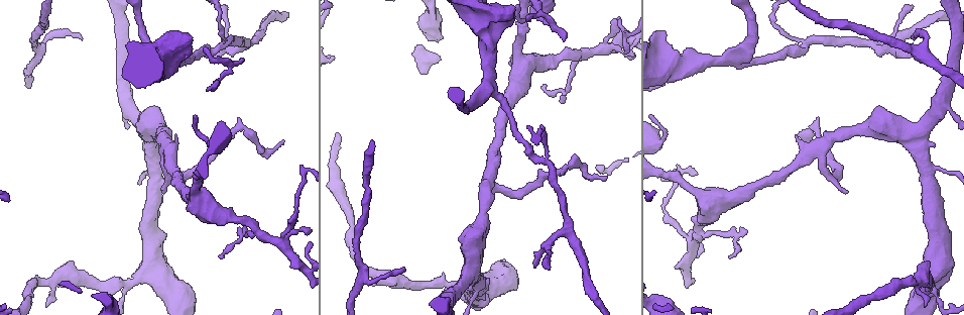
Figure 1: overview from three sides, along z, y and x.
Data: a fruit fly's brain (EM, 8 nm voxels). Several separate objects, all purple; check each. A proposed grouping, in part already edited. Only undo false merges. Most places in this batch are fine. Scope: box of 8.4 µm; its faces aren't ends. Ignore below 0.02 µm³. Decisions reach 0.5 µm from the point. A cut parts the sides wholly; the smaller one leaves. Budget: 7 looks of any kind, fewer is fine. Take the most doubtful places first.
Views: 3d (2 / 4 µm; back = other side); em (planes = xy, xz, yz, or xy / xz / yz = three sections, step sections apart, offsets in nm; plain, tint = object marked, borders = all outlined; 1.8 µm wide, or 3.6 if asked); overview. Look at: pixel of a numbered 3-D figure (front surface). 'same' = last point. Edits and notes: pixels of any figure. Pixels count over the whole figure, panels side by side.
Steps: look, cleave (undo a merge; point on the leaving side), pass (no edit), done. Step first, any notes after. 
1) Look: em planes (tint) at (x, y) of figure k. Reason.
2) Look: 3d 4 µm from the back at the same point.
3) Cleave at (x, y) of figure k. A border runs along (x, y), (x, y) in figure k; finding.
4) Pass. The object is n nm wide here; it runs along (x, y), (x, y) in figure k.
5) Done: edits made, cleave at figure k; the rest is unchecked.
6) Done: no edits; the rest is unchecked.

Look: 3d 4 µm at (690, 243) of figure 1. Three-way junction.

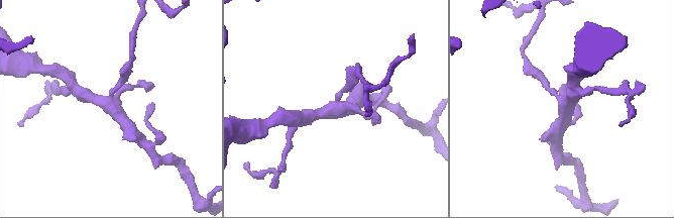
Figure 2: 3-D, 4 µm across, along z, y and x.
Look: em xy step 4 (tint) at (109, 104) of figure 2.

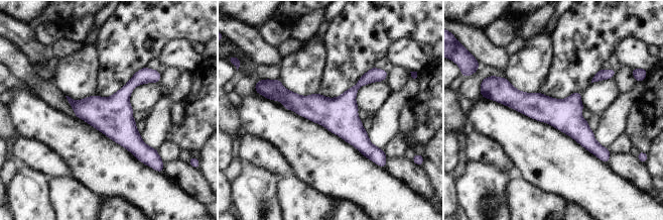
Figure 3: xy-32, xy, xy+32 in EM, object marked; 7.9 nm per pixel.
Look: em planes (tint) at the same point.

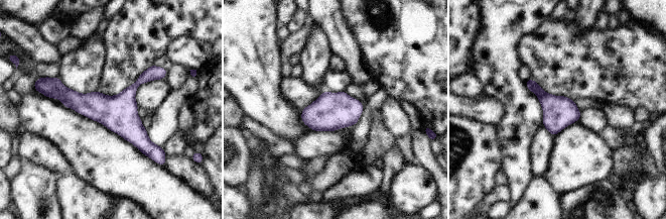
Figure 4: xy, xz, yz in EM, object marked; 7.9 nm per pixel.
Pass. The object is 260 nm wide here; it runs along (53, 90), (112, 111), (156, 149) in figure 4; all the same neuron.

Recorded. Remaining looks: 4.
Look: em planes (tint) at (567, 227) of figure 1. A fork.

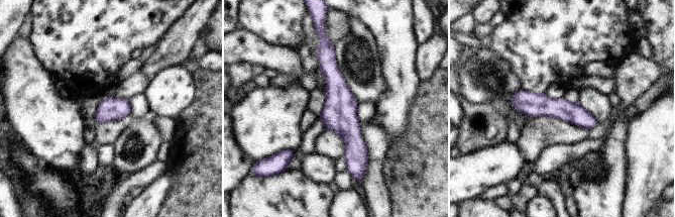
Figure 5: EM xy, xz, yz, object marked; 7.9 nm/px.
Pass. It runs along (331, 48), (351, 168) in figure 5; continuous, no second neuron.

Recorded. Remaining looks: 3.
Look: 3d 4 µm from the back at (831, 178) of figure 1. Abrupt turn.

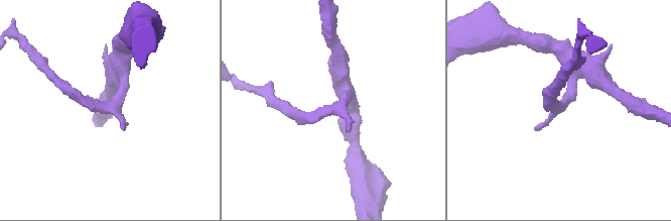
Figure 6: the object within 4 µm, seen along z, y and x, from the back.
Look: em planes (borders) at (561, 108) of figure 6. Shape alone is not enough.

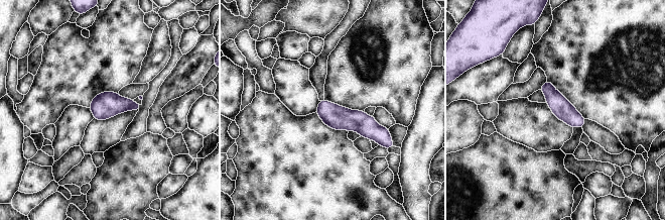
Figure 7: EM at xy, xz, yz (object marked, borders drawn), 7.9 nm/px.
Pass. It runs along (321, 104), (384, 141) in figure 7; all the same neuron.

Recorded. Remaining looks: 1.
Done: no edits; the rest is unchecked.

